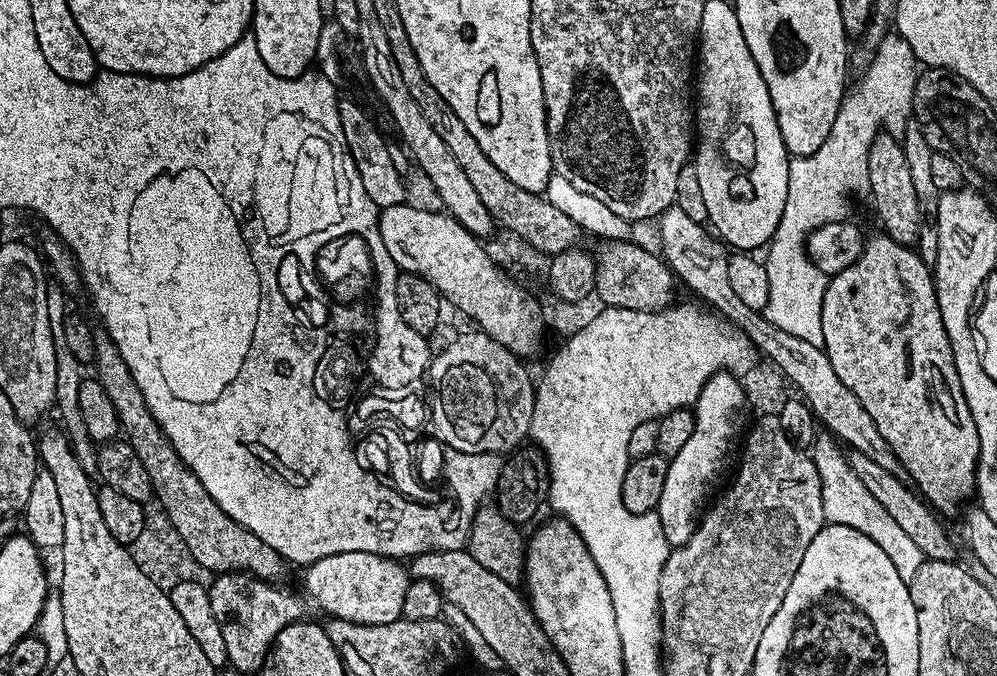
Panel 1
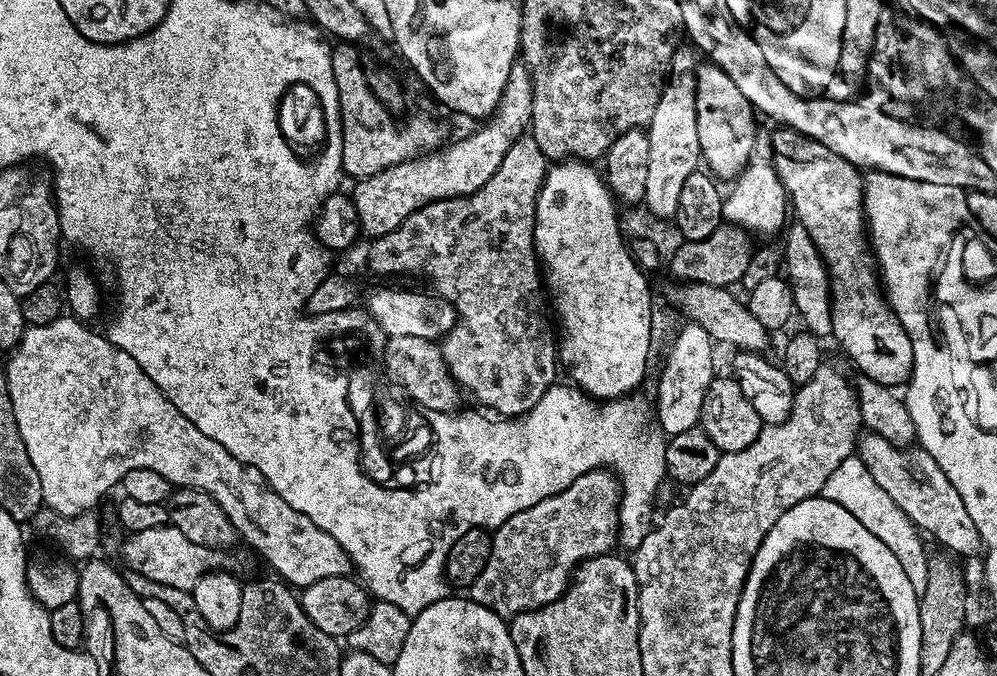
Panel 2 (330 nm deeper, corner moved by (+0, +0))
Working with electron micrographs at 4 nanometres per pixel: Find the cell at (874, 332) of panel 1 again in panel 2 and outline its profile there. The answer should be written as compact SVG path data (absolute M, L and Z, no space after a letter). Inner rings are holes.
M792 128L775 129L772 136L772 156L770 163L776 168L778 178L788 193L801 227L808 231L812 243L824 257L830 273L830 311L832 313L831 335L836 335L838 343L853 362L864 371L867 379L885 384L888 388L907 385L914 366L914 346L894 310L888 304L888 297L882 291L882 276L878 271L876 257L870 247L870 233L866 227L864 204L864 176L855 164L846 162L834 150L822 142L803 136Z

